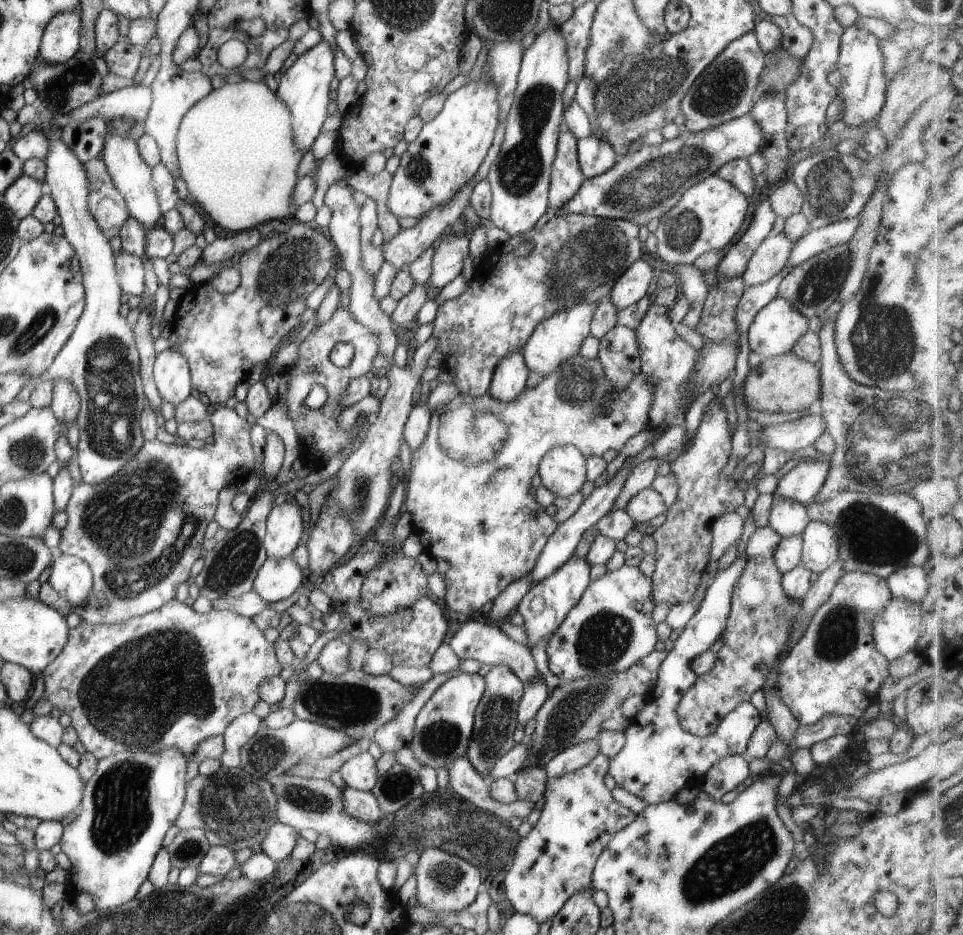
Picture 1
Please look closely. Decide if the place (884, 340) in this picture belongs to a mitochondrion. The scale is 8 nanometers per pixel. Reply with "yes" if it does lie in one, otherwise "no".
yes

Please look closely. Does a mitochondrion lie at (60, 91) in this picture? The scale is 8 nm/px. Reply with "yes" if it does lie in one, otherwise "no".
yes

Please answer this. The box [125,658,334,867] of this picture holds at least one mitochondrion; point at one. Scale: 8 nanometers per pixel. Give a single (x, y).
(229, 806)

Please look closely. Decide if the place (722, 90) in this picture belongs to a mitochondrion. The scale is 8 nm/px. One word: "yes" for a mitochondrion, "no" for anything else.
yes

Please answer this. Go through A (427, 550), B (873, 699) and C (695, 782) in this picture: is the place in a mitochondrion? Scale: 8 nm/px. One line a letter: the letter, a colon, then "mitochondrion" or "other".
A: other
B: other
C: other

